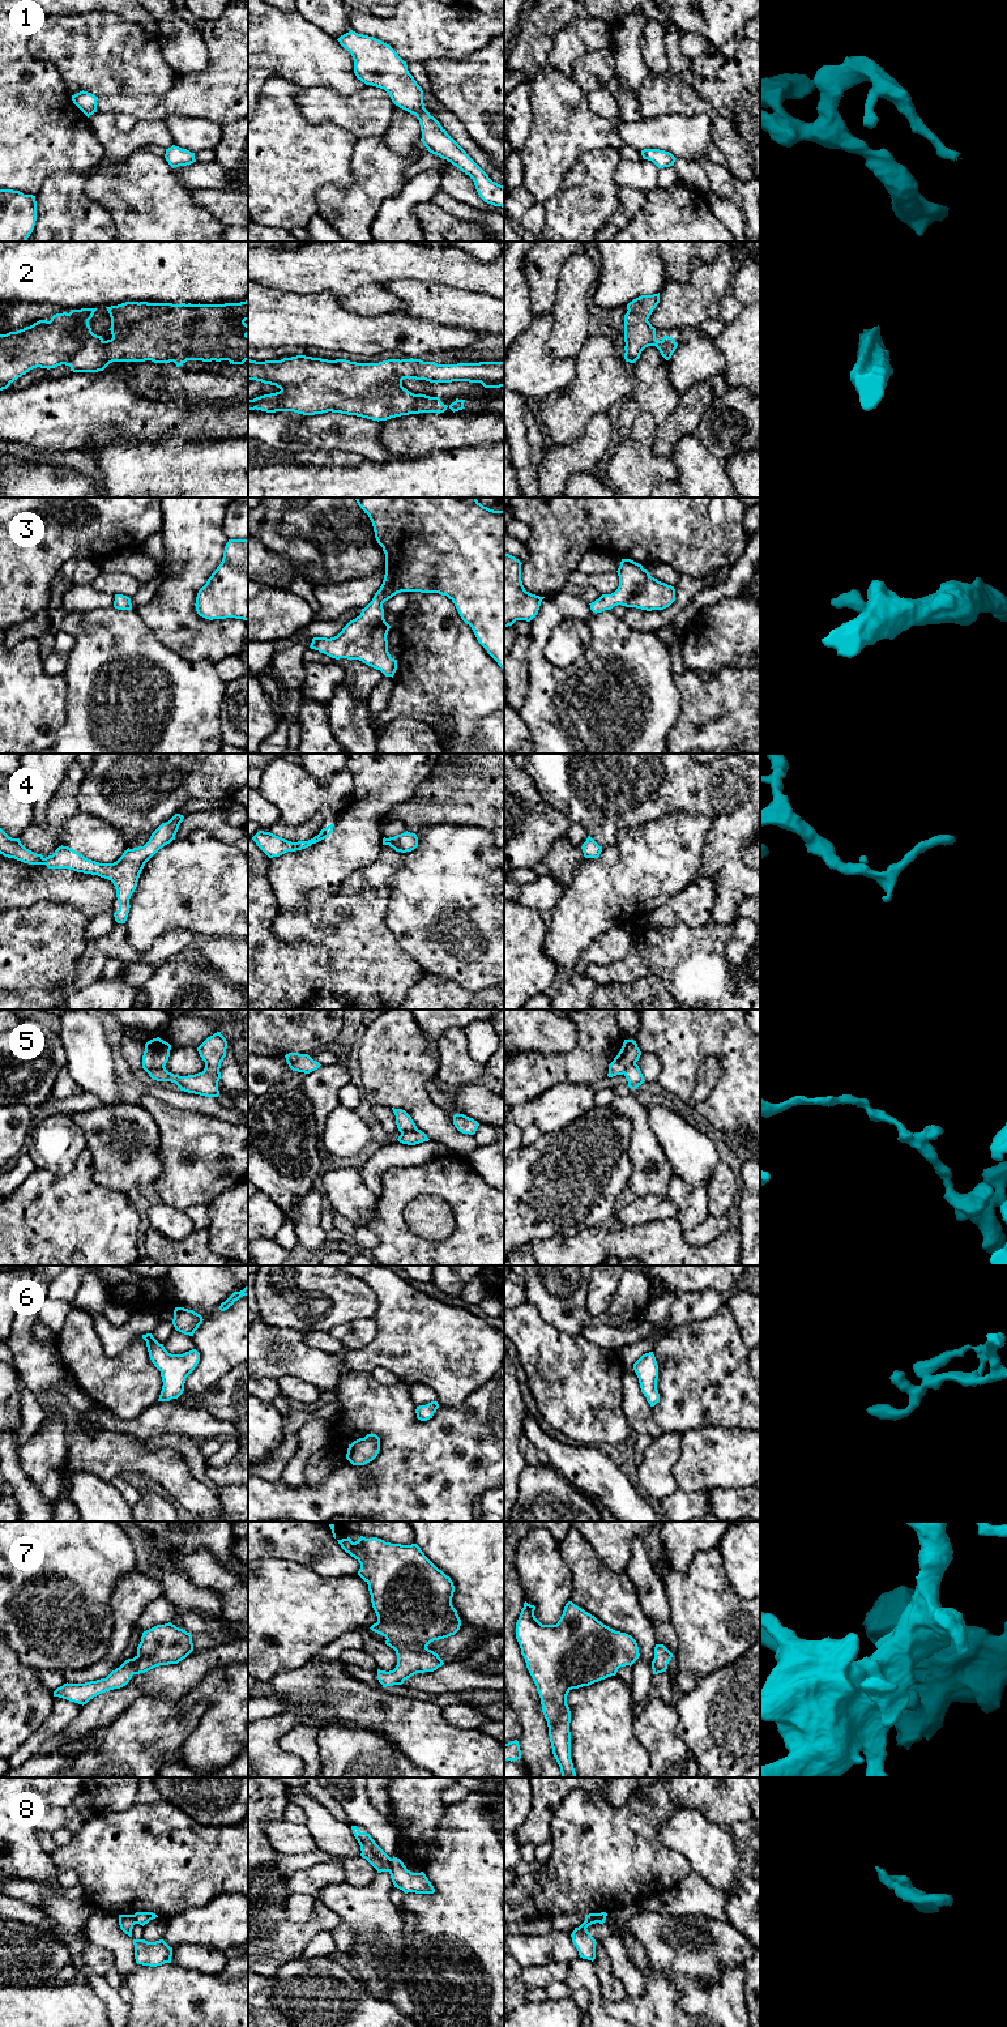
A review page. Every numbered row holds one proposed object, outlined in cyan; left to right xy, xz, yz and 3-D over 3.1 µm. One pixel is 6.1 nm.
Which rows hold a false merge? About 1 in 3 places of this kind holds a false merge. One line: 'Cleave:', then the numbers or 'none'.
Cleave: 5, 8

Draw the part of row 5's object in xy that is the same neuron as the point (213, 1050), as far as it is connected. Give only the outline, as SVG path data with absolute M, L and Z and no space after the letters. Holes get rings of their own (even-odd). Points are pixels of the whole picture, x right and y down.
M221 1032L208 1037L197 1051L205 1062L202 1072L179 1076L168 1072L166 1067L157 1067L146 1071L153 1080L175 1083L180 1091L205 1097L218 1097L218 1081L221 1079L221 1063L226 1057L227 1041Z

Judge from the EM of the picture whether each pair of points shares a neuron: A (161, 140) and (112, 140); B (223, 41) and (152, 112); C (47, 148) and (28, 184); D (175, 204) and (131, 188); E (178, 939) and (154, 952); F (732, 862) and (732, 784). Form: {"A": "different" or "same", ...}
{"A": "same", "B": "same", "C": "same", "D": "same", "E": "same", "F": "same"}

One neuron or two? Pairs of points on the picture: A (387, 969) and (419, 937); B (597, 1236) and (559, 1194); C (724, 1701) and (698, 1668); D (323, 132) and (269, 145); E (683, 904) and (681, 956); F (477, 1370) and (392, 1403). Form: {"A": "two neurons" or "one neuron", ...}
{"A": "two neurons", "B": "two neurons", "C": "two neurons", "D": "one neuron", "E": "two neurons", "F": "two neurons"}

